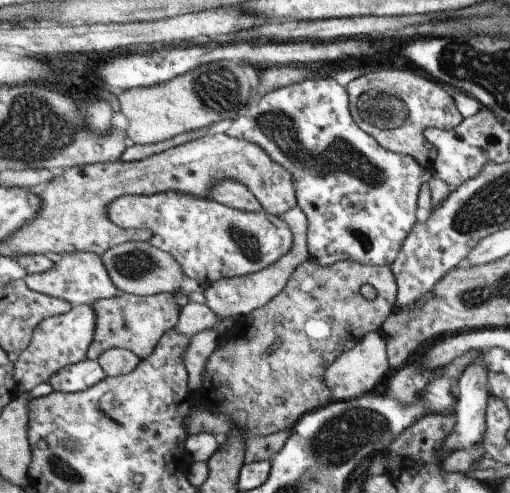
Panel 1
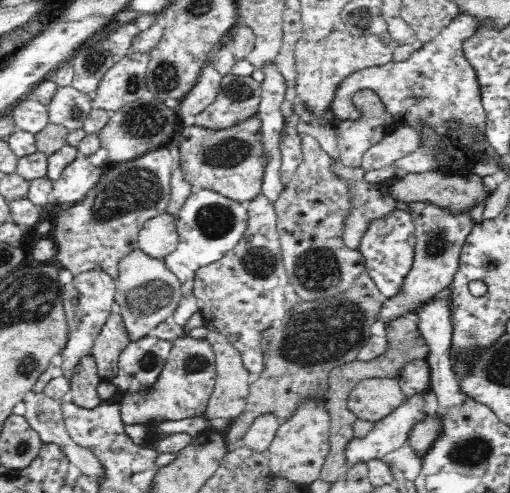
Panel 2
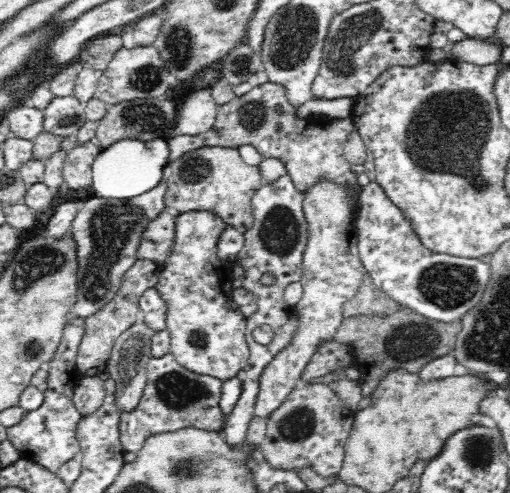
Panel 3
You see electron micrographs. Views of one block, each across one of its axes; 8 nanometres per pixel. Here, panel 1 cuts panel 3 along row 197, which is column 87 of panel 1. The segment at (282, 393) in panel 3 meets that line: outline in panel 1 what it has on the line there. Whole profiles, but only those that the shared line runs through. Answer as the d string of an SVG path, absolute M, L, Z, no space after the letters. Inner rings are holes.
M89 304L74 305L67 314L48 318L37 326L33 333L29 348L17 354L16 365L17 386L20 394L27 394L43 382L49 383L53 374L88 358L90 346L95 342L97 326L97 310Z

